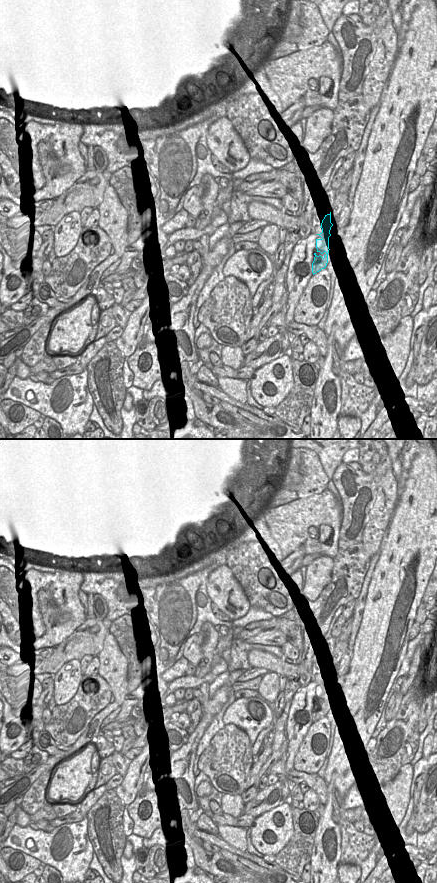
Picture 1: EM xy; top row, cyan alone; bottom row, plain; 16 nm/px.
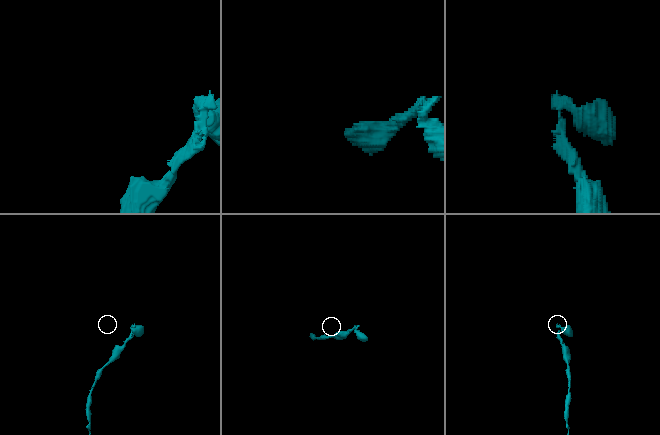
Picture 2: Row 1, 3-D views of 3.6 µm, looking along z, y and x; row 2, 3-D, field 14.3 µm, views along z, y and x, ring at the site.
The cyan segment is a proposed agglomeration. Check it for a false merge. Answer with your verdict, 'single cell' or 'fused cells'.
fused cells

